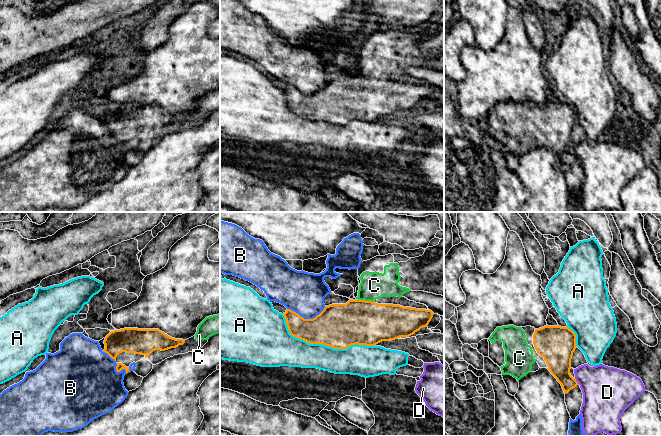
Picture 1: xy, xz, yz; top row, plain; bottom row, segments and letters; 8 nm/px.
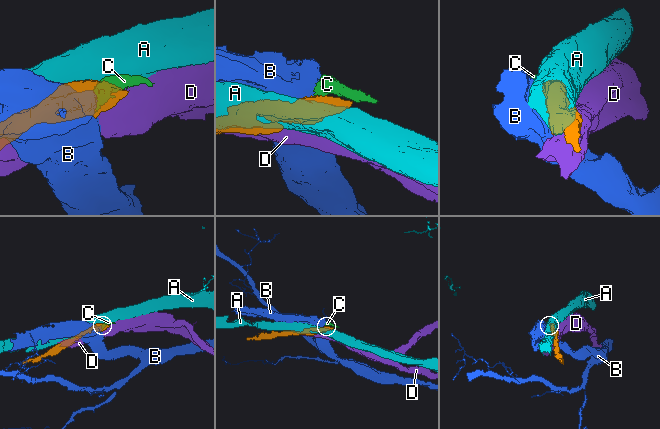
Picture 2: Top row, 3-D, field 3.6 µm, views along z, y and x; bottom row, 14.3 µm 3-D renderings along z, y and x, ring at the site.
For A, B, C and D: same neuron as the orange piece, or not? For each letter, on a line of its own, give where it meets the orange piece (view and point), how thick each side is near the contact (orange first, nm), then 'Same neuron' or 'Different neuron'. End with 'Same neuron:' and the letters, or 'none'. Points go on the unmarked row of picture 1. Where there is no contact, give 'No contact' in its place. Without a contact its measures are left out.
A: Touches orange at xz (323, 120). Thickness 360 nm (orange) against 240 nm. Different neuron
B: Touches orange at xz (306, 95). Thickness 340 nm (orange) against 340 nm. Different neuron
C: Touches orange at xz (366, 77). Thickness 360 nm (orange) against 220 nm. Same neuron
D: Touches orange at yz (576, 157). Thickness 220 nm (orange) against 380 nm. Different neuron
Same neuron: C

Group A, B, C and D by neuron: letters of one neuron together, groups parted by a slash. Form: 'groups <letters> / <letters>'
groups A / B / C / D

